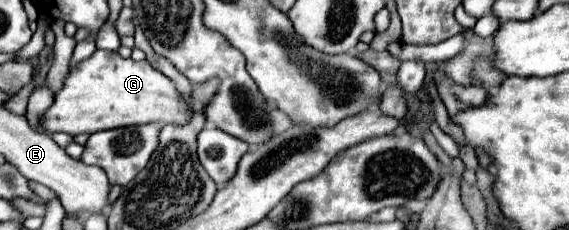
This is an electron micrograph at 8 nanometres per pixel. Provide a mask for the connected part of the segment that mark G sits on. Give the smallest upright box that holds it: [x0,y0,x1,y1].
[43,50,219,136]

